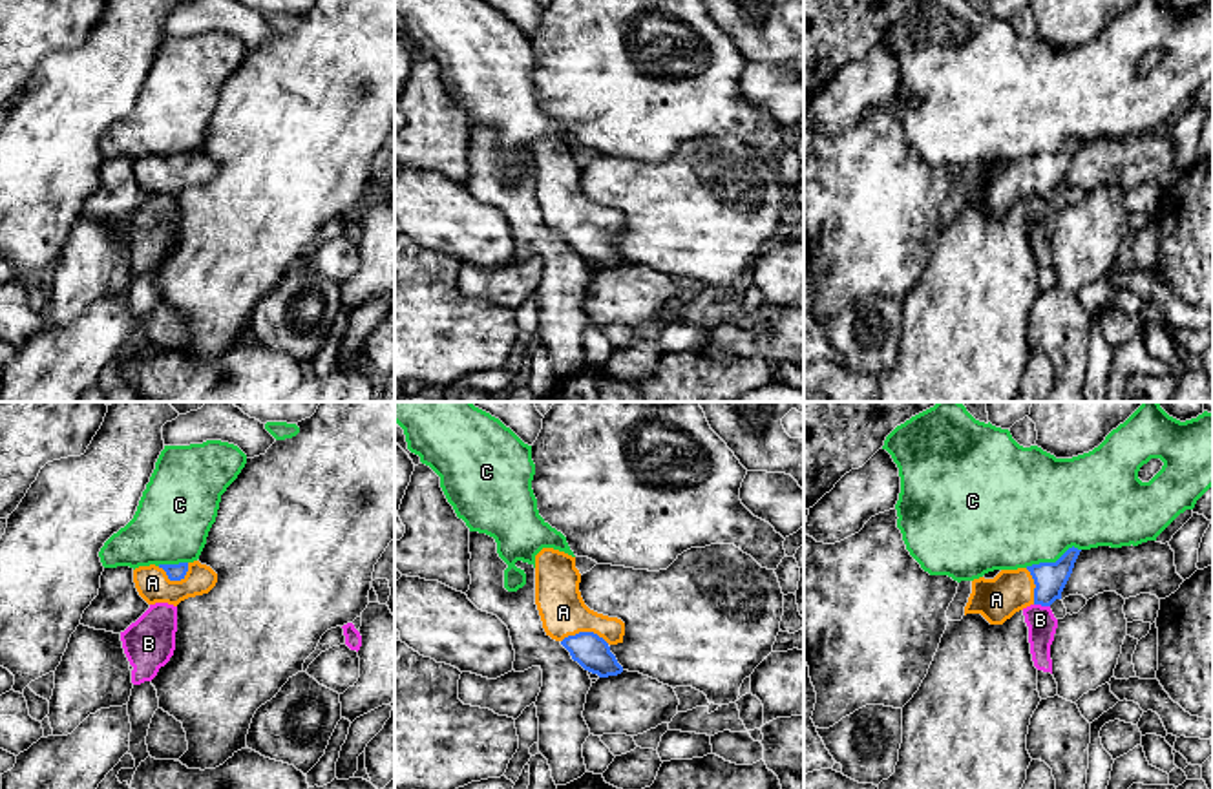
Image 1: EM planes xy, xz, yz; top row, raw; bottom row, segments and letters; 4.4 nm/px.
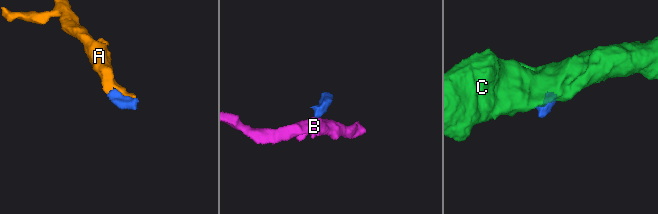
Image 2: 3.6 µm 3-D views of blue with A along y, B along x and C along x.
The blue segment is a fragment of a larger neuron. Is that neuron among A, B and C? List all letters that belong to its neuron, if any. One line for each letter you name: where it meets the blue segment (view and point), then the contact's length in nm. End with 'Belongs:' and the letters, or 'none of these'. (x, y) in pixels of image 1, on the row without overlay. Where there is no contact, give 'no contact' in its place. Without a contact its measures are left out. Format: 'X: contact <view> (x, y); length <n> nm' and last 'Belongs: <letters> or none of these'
A: contact xz (585, 223); length 220 nm
Belongs: A

